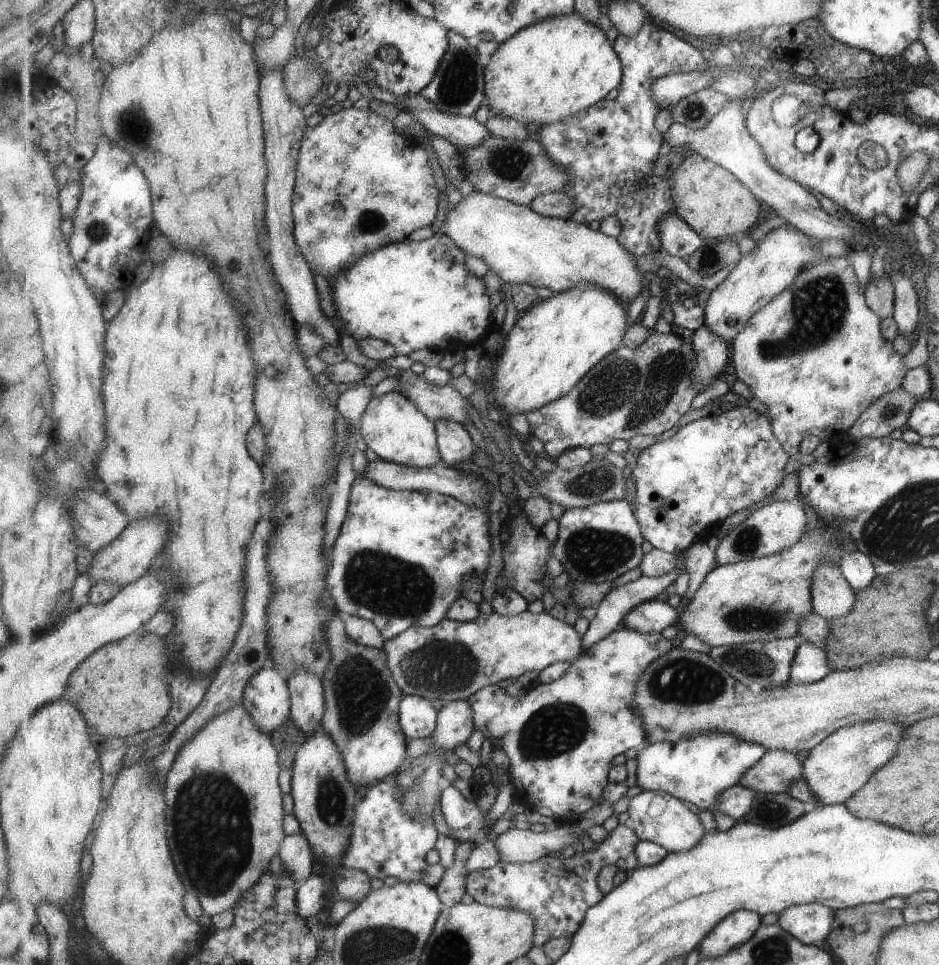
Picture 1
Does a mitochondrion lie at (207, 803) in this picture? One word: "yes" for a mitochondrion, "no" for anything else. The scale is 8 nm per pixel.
yes

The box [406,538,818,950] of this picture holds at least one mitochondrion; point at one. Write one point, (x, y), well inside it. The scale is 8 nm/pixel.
(555, 729)

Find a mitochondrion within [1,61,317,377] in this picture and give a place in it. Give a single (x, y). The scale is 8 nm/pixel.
(134, 127)

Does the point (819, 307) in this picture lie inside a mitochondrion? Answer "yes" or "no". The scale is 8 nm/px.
yes

